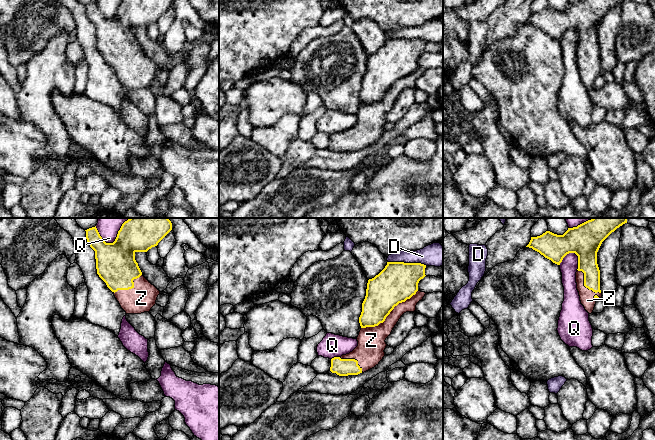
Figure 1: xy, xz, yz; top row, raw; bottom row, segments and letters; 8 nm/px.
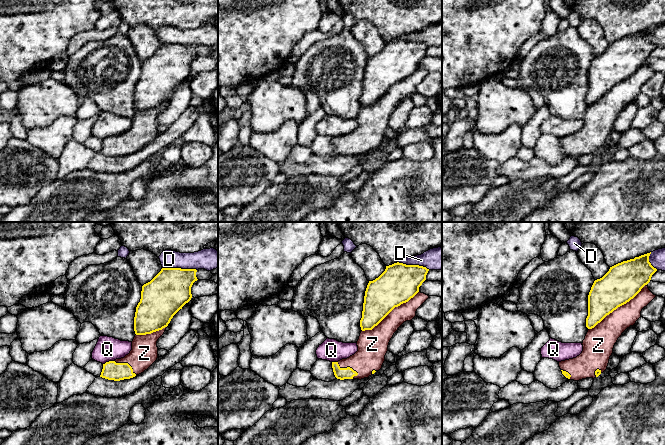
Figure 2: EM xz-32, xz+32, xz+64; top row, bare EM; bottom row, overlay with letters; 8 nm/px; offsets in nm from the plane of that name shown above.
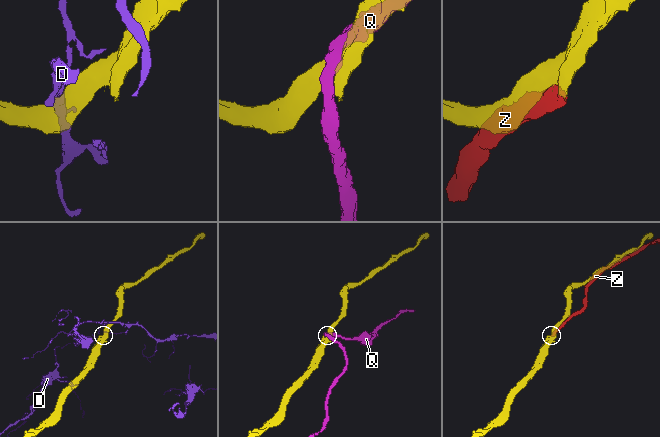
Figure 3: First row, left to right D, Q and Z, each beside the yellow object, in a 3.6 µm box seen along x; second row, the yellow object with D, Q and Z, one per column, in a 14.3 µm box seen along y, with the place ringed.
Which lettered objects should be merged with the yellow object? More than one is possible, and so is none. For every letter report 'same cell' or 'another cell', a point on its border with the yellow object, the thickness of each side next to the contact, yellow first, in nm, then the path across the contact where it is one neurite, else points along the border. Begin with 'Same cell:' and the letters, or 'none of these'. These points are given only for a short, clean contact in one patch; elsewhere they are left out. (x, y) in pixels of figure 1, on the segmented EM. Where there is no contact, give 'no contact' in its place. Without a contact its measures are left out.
Same cell: Z
D: another cell; meets yellow in xz at (407, 263); 320 nm thick on the yellow side, 180 nm on the other
Q: another cell; meets yellow in yz at (567, 253); 260 nm thick on the yellow side, 140 nm on the other
Z: same cell; meets yellow in xz at (389, 313); 320 nm thick on the yellow side, 200 nm on the other

